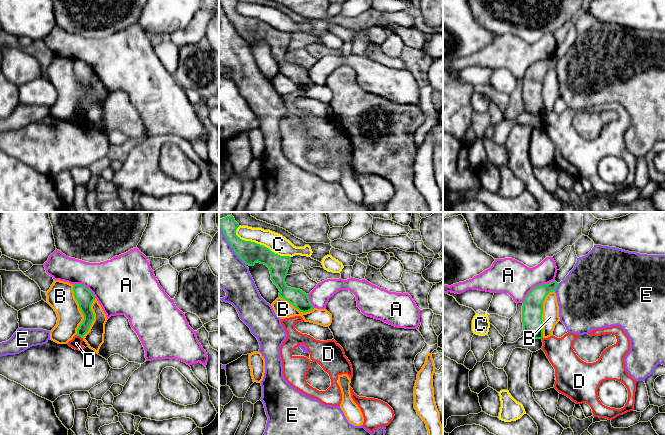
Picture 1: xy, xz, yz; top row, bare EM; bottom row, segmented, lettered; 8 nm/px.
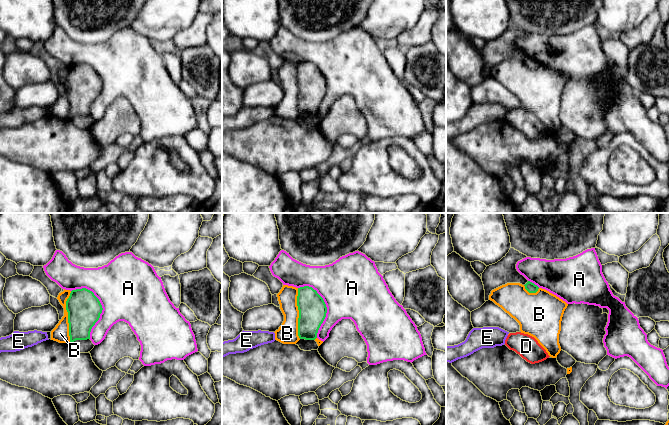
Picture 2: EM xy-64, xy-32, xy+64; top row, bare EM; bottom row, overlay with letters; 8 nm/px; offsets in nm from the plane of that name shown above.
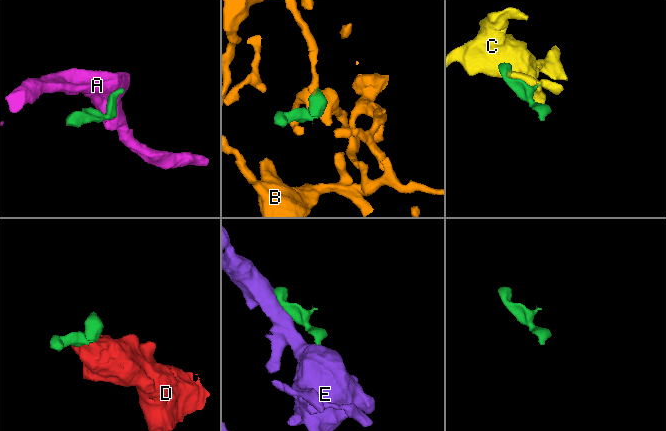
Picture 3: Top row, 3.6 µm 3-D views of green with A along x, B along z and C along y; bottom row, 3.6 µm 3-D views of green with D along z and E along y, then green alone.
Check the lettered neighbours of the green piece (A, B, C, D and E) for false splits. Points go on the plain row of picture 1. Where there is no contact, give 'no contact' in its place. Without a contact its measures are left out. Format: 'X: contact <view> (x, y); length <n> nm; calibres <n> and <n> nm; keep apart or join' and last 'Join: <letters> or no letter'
A: contact yz (537, 62); length 320 nm; calibres 170 and 280 nm; keep apart
B: contact yz (542, 89); length 400 nm; calibres 170 and 140 nm; keep apart
C: contact xz (259, 20); length 500 nm; calibres 180 and 150 nm; keep apart
D: contact xy (79, 111); length 70 nm; calibres 100 and 100 nm; keep apart
E: contact xz (230, 20); length 400 nm; calibres 180 and 340 nm; keep apart
Join: no letter

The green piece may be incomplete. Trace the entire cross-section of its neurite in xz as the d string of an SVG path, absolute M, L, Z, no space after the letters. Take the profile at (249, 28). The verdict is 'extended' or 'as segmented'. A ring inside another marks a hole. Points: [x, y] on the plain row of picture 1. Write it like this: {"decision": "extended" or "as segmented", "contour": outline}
{"decision": "as segmented", "contour": "M219 0L219 2L234 28L246 41L254 42L257 38L269 44L271 56L280 67L279 73L288 77L300 88L306 89L314 85L308 70L300 65L288 63L285 59L292 40L290 32L280 32L263 21L240 15L236 11L239 0Z"}

